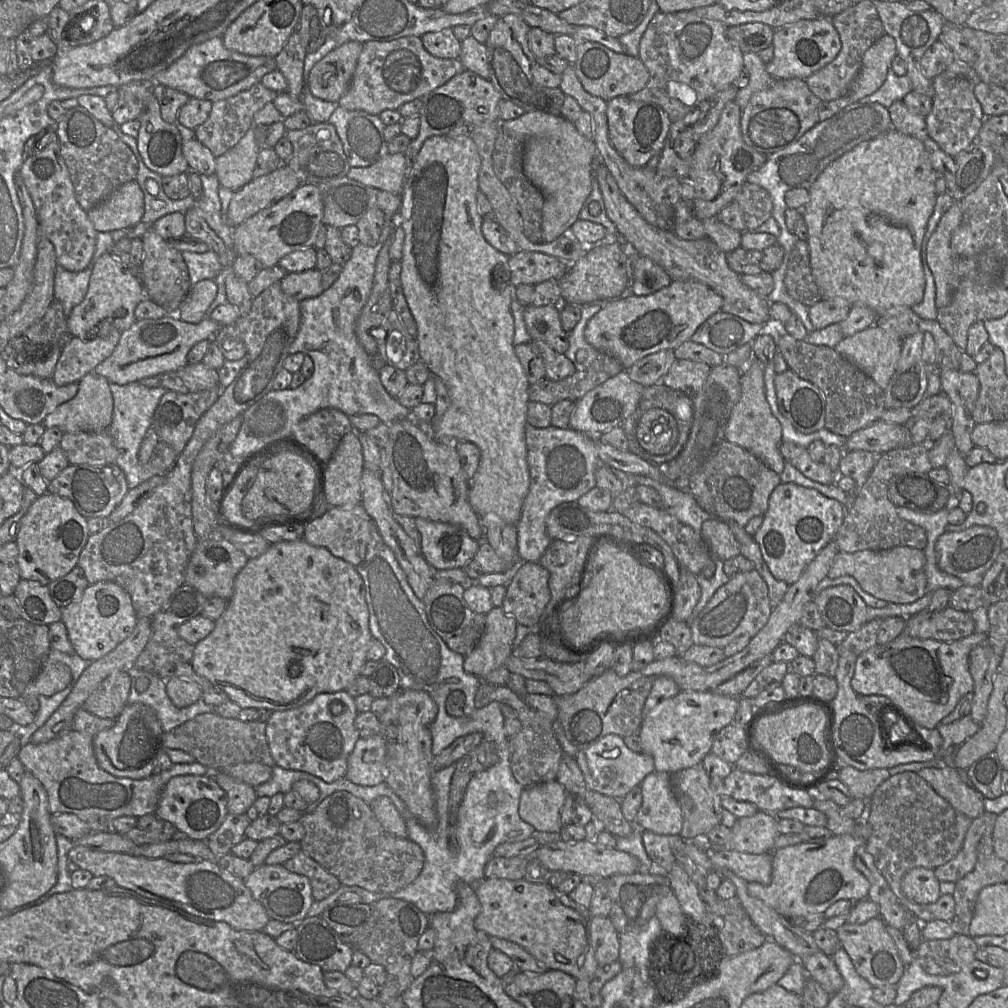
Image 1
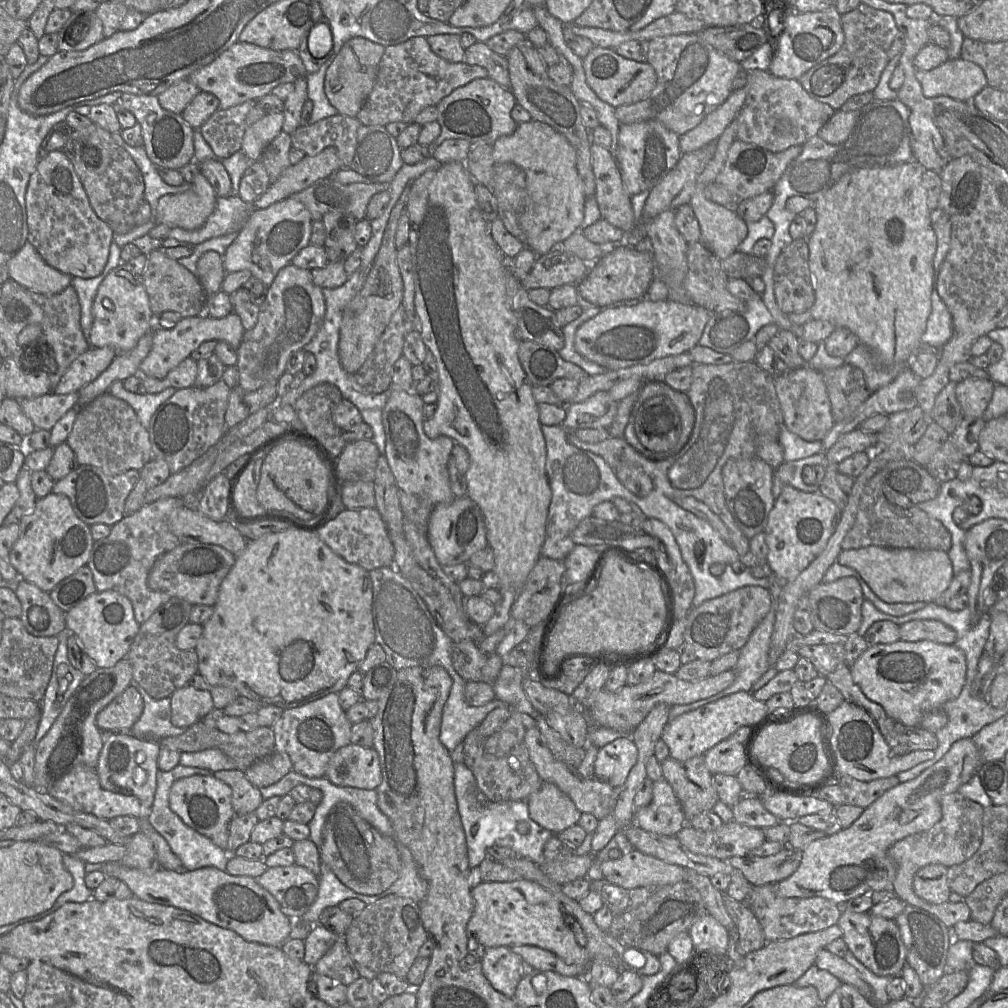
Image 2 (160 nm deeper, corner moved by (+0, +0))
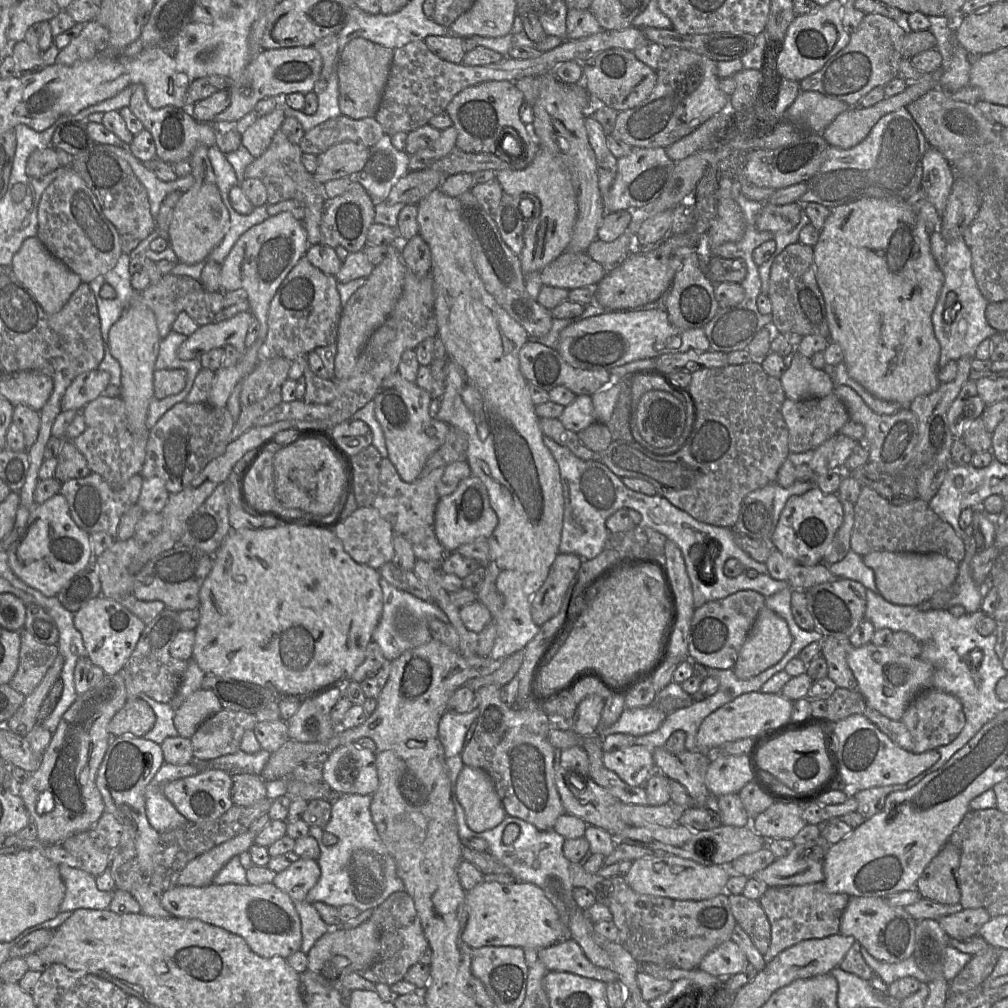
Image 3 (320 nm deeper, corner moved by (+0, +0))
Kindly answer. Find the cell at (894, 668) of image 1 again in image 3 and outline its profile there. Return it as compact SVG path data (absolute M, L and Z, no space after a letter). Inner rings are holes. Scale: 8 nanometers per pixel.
M868 643L861 647L852 647L847 654L847 663L866 706L870 706L893 721L901 720L910 702L919 693L932 687L931 664L919 657L901 654L890 646L875 646Z

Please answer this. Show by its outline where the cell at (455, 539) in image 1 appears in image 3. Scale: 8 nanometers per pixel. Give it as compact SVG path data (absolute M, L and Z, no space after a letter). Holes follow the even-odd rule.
M472 474L462 480L452 494L440 498L436 505L434 533L449 553L455 552L463 544L479 539L488 540L497 524L498 518L490 505L487 489L482 481Z

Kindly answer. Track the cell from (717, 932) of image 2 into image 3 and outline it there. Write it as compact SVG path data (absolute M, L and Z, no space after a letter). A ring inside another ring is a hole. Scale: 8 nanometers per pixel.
M727 940L704 956L698 969L718 978L726 978L742 972L749 962L732 940Z

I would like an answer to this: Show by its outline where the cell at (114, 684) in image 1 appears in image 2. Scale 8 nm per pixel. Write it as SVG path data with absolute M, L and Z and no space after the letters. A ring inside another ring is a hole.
M130 685L97 714L96 724L102 732L130 730L139 720L143 708L141 694Z

